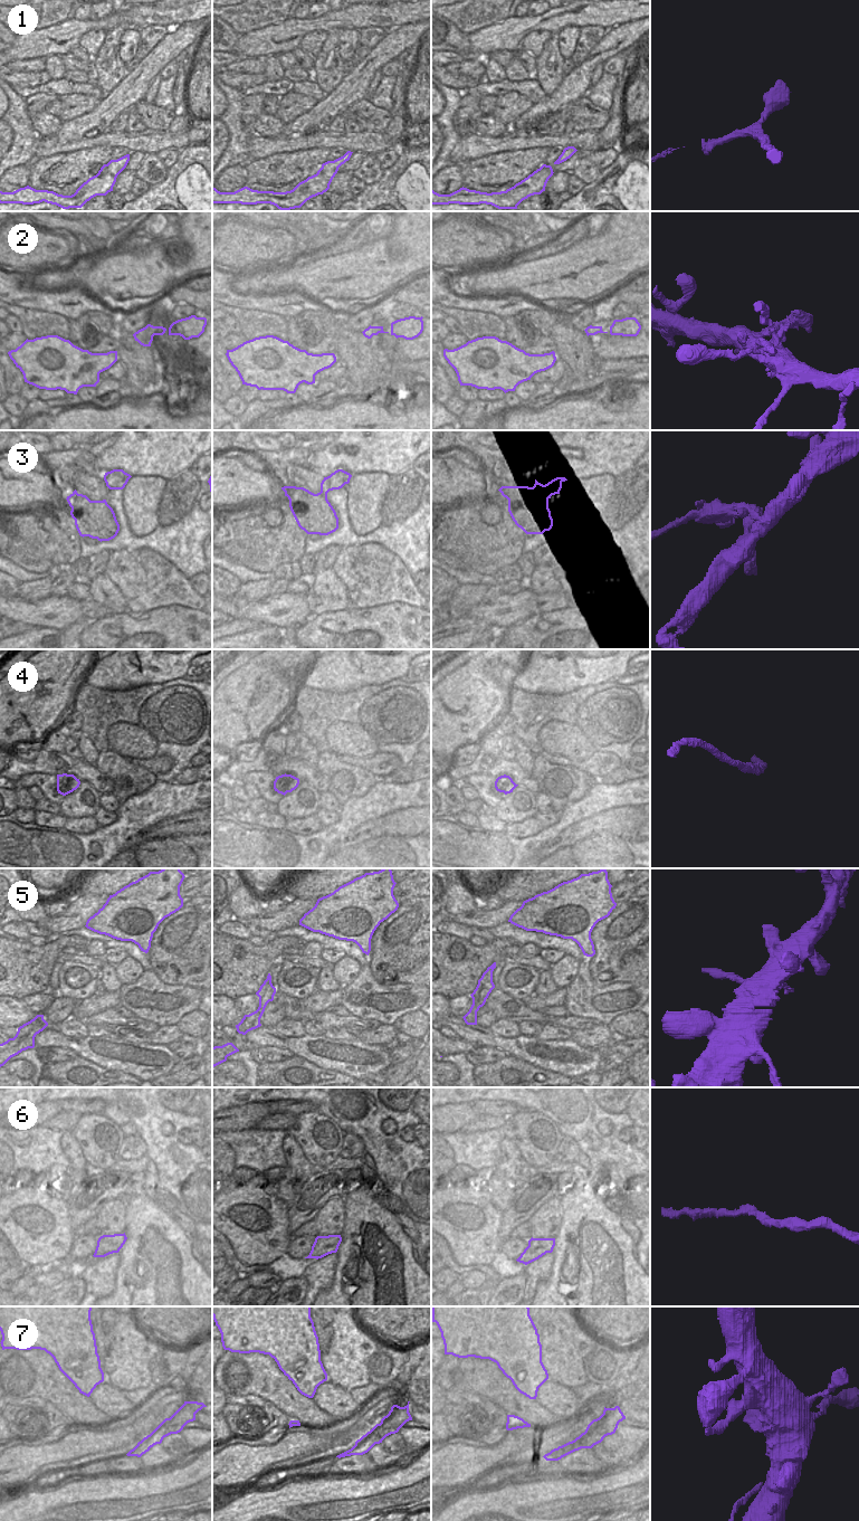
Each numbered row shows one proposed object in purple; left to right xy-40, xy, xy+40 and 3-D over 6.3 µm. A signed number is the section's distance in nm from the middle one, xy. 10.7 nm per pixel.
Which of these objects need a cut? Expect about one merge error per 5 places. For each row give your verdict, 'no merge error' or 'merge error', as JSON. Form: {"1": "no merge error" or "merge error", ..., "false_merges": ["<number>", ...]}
{"1": "no merge error", "2": "no merge error", "3": "merge error", "4": "no merge error", "5": "no merge error", "6": "no merge error", "7": "no merge error", "false_merges": ["3"]}

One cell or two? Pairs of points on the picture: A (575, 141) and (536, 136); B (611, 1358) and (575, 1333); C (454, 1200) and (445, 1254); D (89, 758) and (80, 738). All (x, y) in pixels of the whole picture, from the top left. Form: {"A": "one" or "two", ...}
{"A": "one", "B": "two", "C": "two", "D": "one"}

